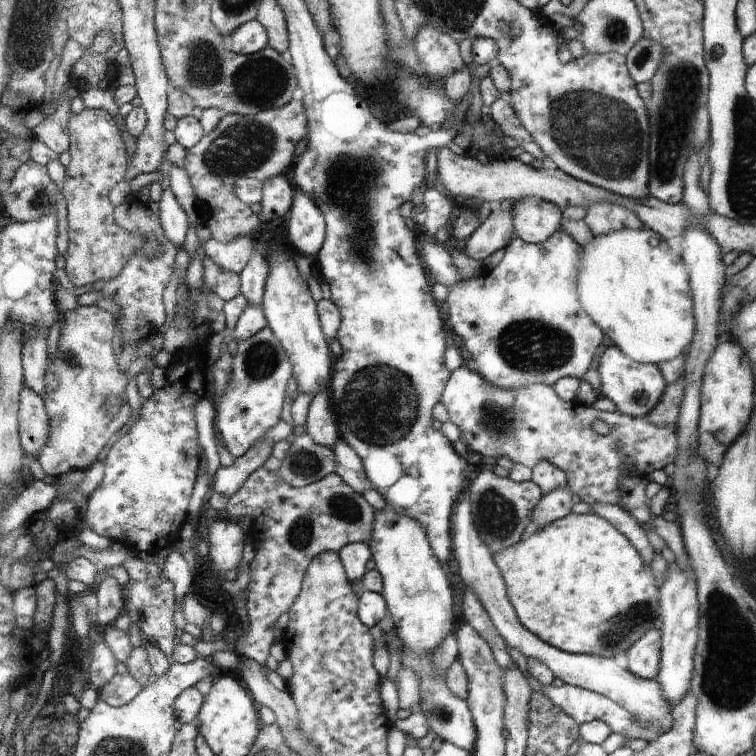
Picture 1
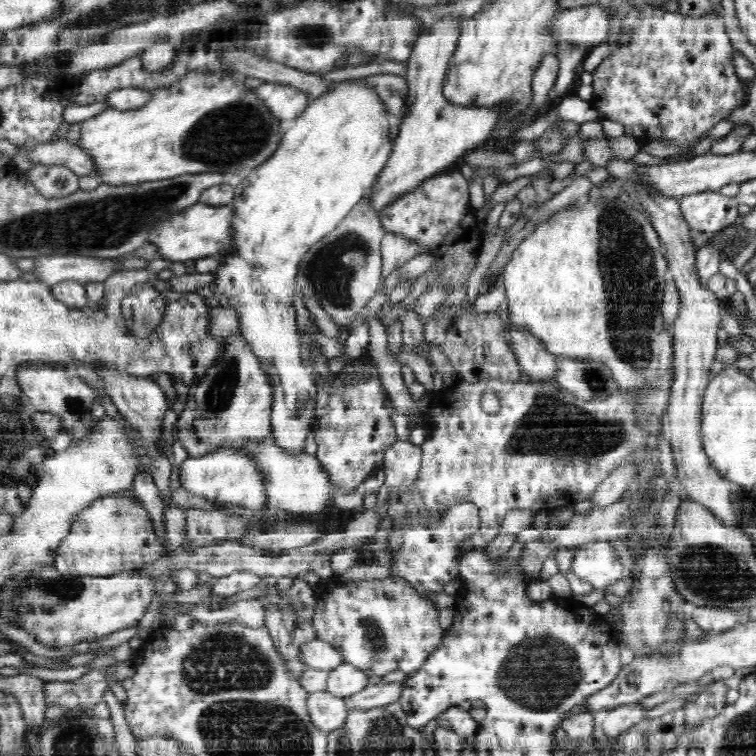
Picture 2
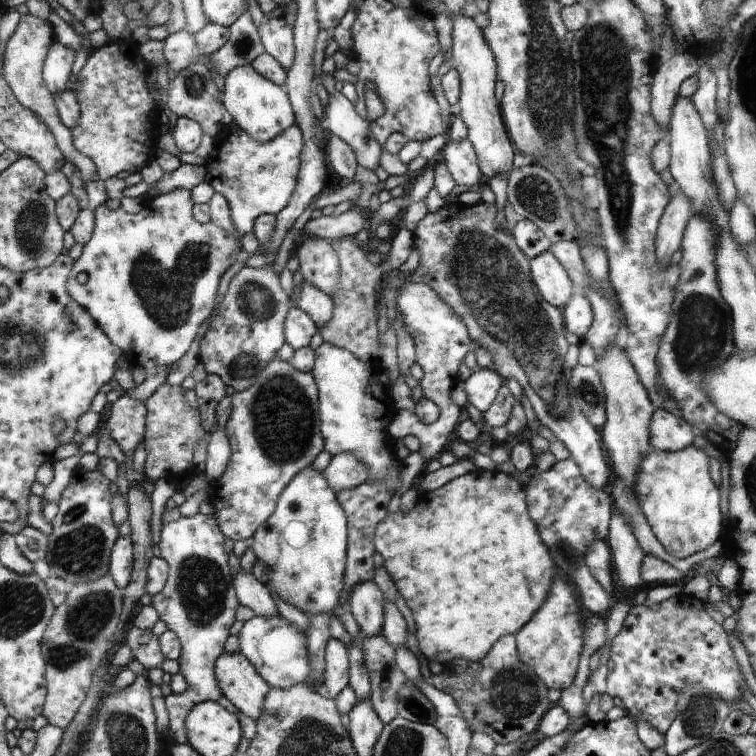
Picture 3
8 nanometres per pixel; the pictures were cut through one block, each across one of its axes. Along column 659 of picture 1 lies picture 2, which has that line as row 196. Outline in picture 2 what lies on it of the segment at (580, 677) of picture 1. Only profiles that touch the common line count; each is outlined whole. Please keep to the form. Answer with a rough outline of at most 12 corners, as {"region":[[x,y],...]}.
{"region":[[718,191],[680,200],[684,219],[702,233],[722,232],[738,202]]}

